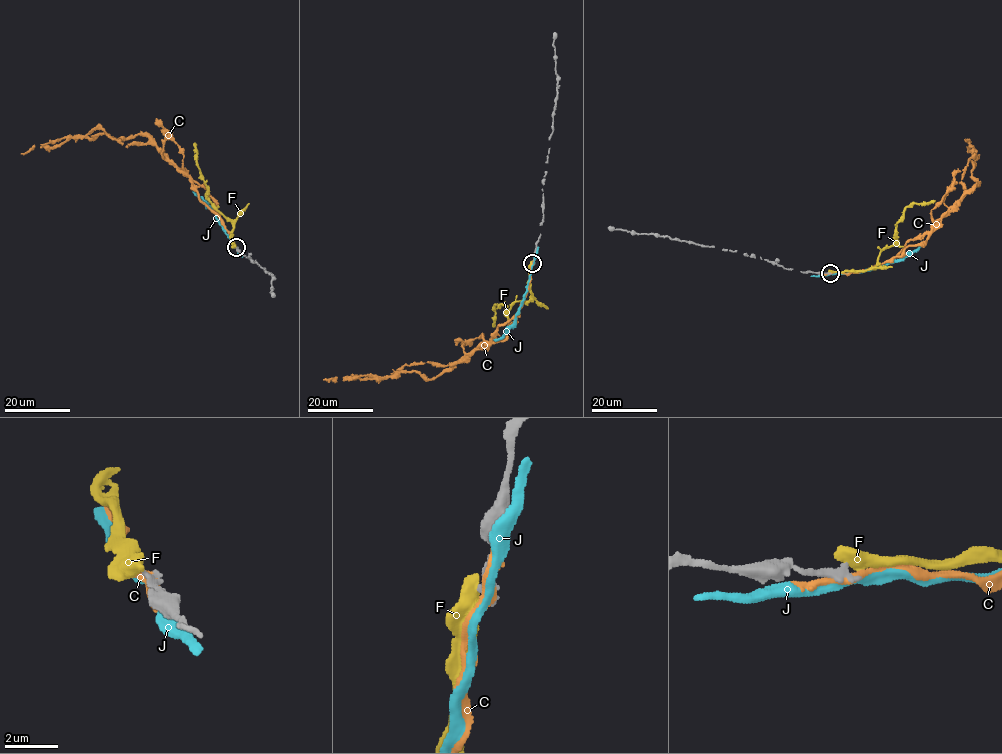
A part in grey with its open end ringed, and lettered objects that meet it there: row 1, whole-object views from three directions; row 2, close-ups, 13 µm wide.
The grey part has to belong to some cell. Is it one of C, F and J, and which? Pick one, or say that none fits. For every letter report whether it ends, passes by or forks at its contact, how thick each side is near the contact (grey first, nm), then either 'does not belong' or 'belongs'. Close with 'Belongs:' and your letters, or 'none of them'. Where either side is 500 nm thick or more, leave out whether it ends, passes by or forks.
C: it passes by | 280/280 nm | does not belong
F: 280/700 nm | does not belong
J: it passes by | 280/280 nm | does not belong
Belongs: none of them

